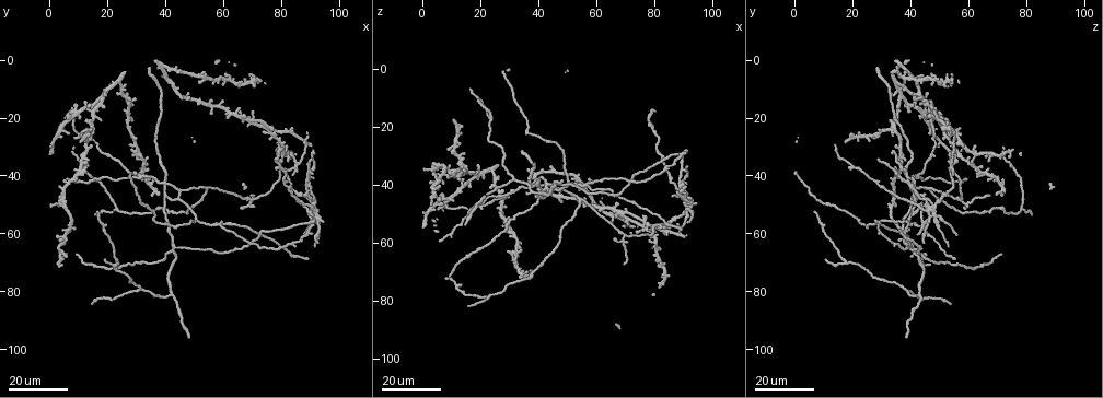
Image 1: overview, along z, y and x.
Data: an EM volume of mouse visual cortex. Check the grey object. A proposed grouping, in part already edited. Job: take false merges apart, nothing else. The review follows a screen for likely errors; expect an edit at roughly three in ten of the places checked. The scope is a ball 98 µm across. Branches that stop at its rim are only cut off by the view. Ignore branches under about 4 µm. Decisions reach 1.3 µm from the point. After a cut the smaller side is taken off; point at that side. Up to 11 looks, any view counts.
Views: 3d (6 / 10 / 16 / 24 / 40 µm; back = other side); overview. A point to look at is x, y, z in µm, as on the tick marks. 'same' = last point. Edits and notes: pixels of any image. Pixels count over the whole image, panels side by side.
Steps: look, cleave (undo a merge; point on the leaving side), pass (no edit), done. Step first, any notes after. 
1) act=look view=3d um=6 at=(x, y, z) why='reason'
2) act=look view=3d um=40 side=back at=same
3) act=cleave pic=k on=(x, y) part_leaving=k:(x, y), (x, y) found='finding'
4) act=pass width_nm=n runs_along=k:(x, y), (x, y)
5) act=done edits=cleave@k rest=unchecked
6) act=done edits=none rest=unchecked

act=look view=3d um=24 at=(24, 70, 18) why='three arms meet'

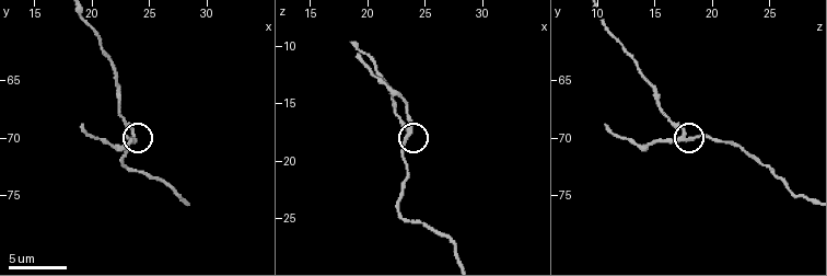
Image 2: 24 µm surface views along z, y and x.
act=look view=3d um=10 at=(23.6, 70.0, 17.6) why='closer look'

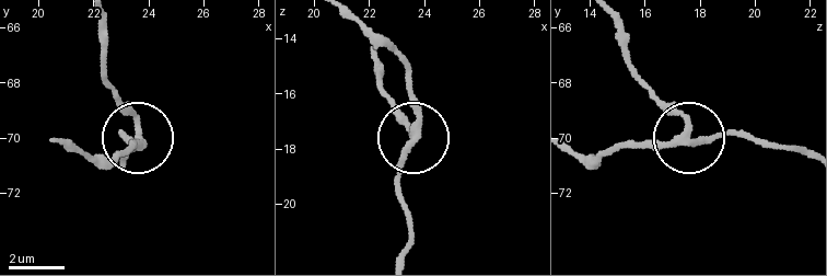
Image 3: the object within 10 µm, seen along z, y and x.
act=pass arms=3 runs_along=3:(403, 252), (411, 217), (397, 174), (419, 111), (411, 64) found='one neuron here'

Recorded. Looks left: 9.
act=look view=3d um=24 at=(44, 64, 40) why='arms part here'

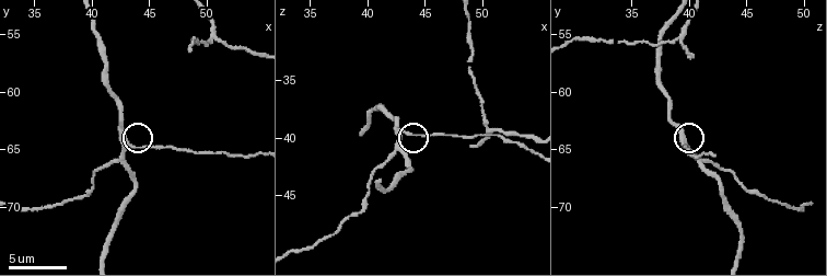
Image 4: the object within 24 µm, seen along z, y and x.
act=look view=3d um=10 at=(43.2, 64.6, 39.4) why='zoom in'

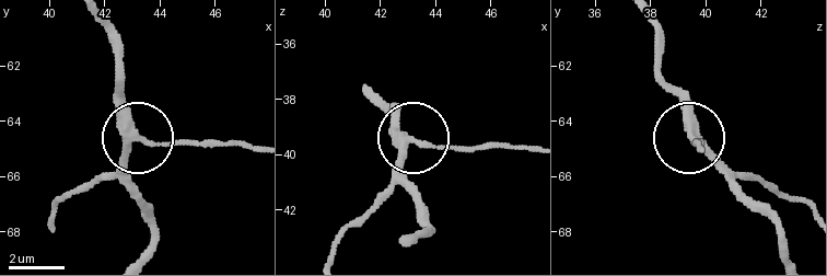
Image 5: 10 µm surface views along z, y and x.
act=pass runs_along=5:(368, 91), (394, 110), (408, 136), (435, 146), (511, 146) found='all the same neuron'

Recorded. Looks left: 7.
act=look view=3d um=16 at=(69, 50, 59) why='looks like a crossing'

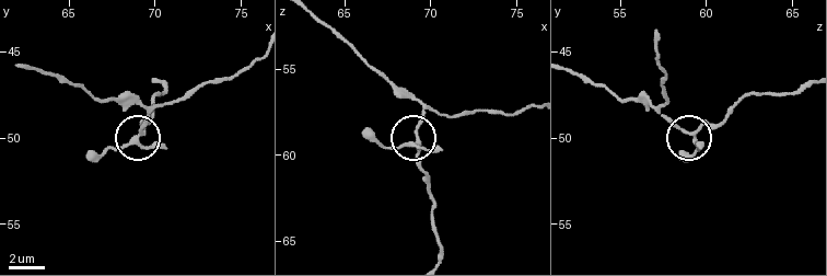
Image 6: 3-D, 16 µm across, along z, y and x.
act=look view=3d um=10 at=(68.9, 50.0, 59.4) why='zoom in'

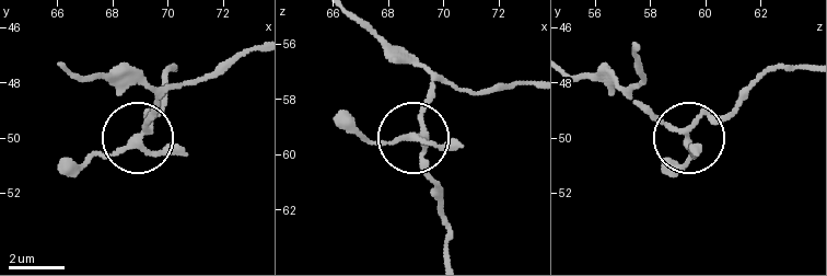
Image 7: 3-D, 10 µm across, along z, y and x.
act=pass width_nm=200 runs_along=7:(362, 20), (426, 73), (433, 95), (412, 135), (358, 137) found='one neuron here'

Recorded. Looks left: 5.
act=look view=3d um=24 at=(36, 51, 72) why='thick turns thin'

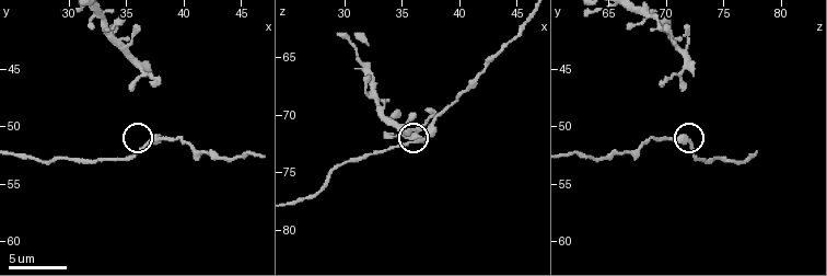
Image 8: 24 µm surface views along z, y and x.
act=look view=3d um=10 at=(36.8, 51.6, 72.0)

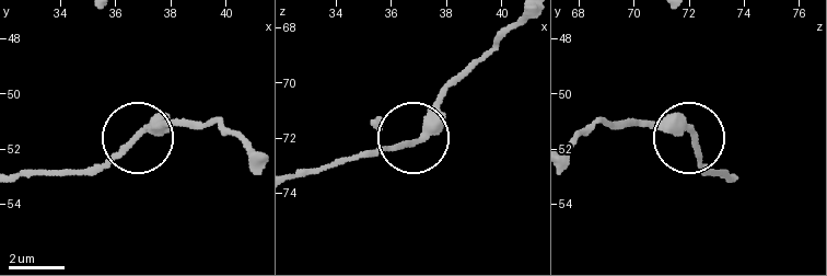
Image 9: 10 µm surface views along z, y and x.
act=pass runs_along=9:(252, 151), (202, 123), (155, 123), (85, 170) found='one neuron here'

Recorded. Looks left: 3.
act=look view=3d um=16 at=(32, 40, 42) why='four or more arms meet'

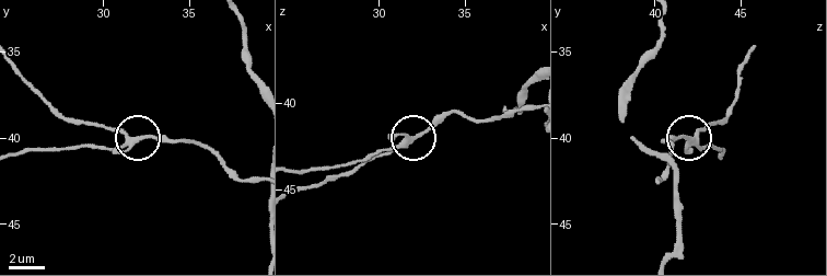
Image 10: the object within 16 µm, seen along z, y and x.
act=look view=3d um=10 at=(31.3, 40.2, 42.4) why='zoom in'

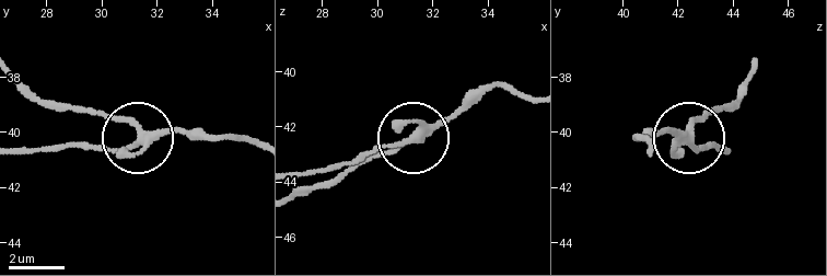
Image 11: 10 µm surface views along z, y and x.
act=pass arms=4 runs_along=11:(649, 148), (635, 141), (679, 134), (710, 148) found='one neuron here'

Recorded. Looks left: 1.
act=done edits=none rest=unchecked

